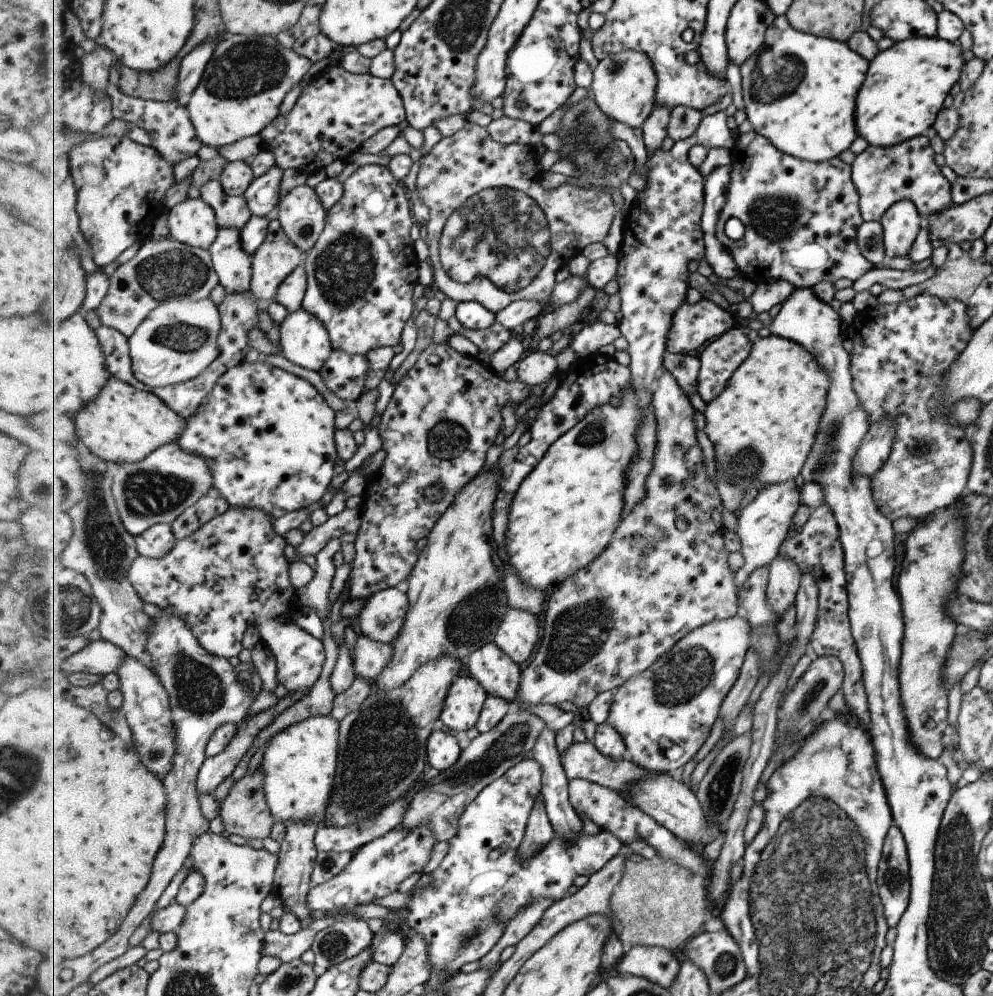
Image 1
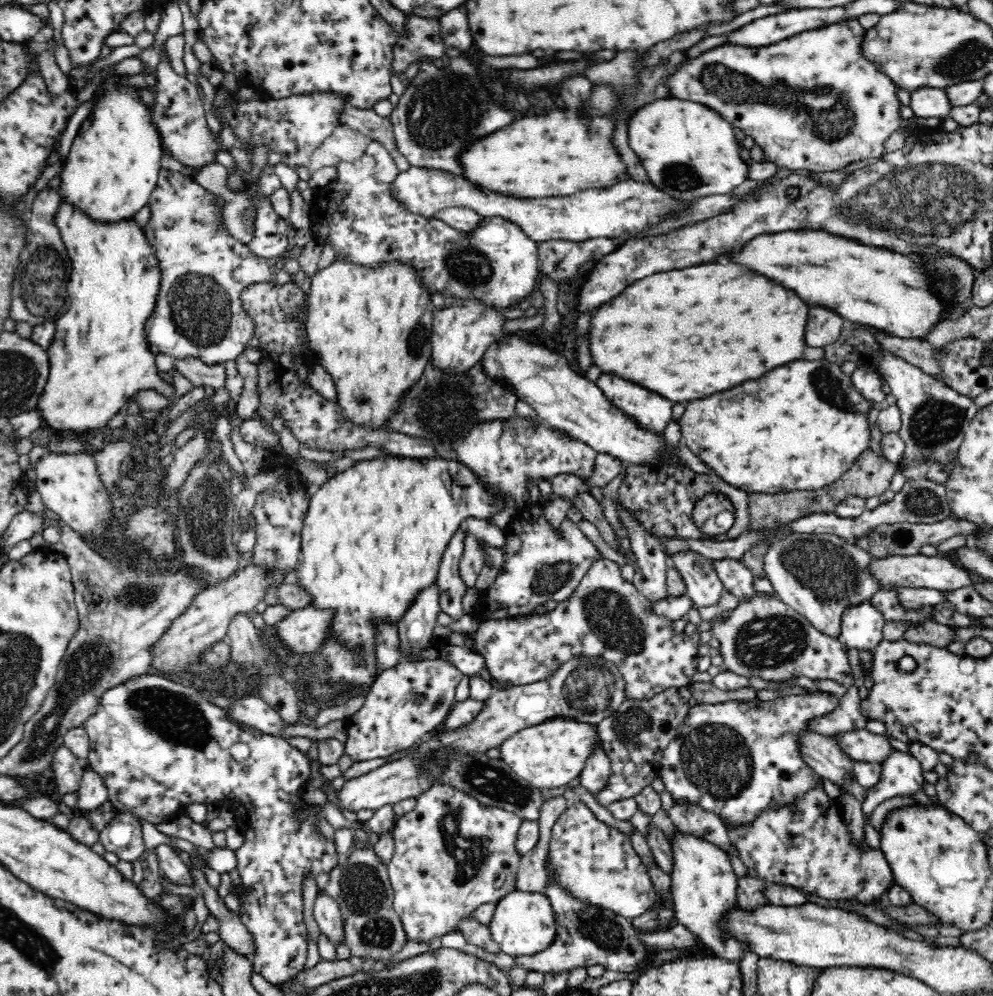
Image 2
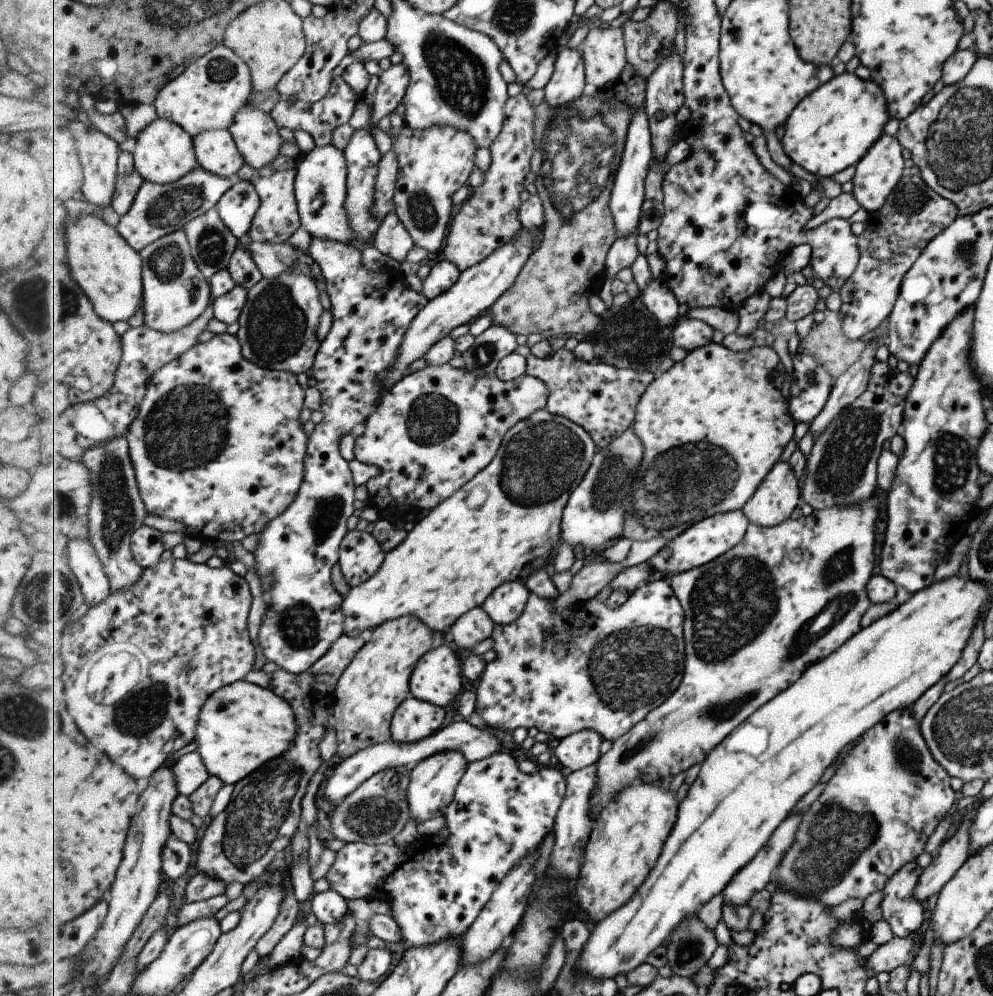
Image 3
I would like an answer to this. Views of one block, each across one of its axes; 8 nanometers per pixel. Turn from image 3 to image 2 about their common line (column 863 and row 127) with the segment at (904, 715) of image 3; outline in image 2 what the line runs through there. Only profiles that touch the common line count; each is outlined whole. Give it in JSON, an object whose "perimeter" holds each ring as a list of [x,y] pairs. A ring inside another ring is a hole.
{"perimeter":[[[857,18],[845,19],[838,23],[829,23],[826,26],[800,31],[798,34],[787,39],[772,43],[770,46],[736,46],[736,44],[722,44],[708,52],[700,53],[684,58],[677,64],[675,71],[666,78],[667,90],[671,91],[671,97],[678,100],[703,103],[704,106],[712,106],[722,118],[728,118],[732,129],[738,128],[746,136],[752,138],[754,144],[762,150],[762,162],[772,162],[778,169],[807,170],[809,172],[835,171],[845,168],[849,163],[866,160],[866,158],[879,158],[884,154],[884,142],[888,136],[900,128],[902,118],[898,115],[898,108],[902,106],[896,98],[897,86],[880,68],[870,62],[862,53],[862,40],[865,28],[860,26]]]}

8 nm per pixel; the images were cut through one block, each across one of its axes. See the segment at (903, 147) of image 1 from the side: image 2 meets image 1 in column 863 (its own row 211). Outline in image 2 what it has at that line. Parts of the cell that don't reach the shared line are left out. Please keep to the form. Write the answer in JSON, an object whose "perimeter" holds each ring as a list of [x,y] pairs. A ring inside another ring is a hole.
{"perimeter":[[[162,169],[150,196],[150,218],[143,228],[148,246],[154,250],[159,262],[160,284],[155,308],[147,322],[148,346],[154,356],[168,355],[174,362],[185,359],[199,359],[204,364],[224,364],[235,360],[249,348],[256,333],[256,322],[244,309],[240,294],[260,282],[275,282],[275,275],[268,269],[267,260],[252,252],[248,245],[236,240],[222,221],[222,211],[213,198],[211,209],[210,193],[193,178],[189,169],[172,171]]]}

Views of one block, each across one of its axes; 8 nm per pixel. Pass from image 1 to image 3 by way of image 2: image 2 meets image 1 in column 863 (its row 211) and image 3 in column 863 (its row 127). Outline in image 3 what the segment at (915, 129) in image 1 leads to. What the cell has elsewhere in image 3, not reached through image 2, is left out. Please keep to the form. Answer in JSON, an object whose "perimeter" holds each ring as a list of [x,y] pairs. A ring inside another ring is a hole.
{"perimeter":[[[846,72],[833,76],[819,86],[810,96],[795,108],[790,120],[785,125],[782,138],[785,153],[794,163],[818,177],[831,177],[839,170],[853,166],[871,148],[875,140],[883,133],[883,125],[889,120],[886,103],[881,90],[870,79],[860,80],[854,74]]]}

